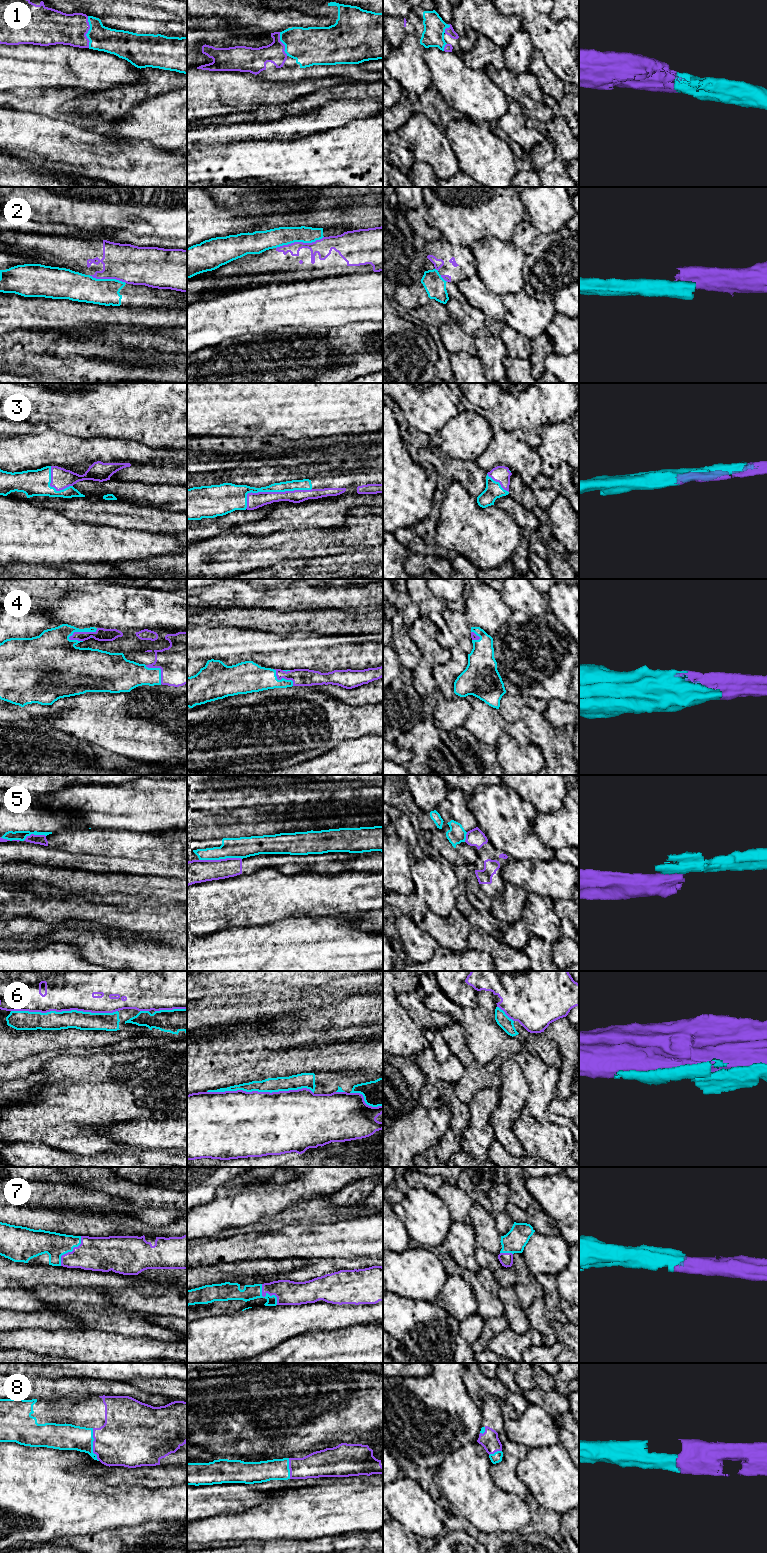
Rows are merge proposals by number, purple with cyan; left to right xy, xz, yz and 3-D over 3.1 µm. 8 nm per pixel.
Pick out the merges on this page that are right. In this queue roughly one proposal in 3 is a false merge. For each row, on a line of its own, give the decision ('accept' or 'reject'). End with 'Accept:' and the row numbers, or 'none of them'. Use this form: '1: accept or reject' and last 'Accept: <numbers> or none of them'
1: accept
2: reject
3: accept
4: accept
5: reject
6: reject
7: accept
8: accept
Accept: 1, 3, 4, 7, 8

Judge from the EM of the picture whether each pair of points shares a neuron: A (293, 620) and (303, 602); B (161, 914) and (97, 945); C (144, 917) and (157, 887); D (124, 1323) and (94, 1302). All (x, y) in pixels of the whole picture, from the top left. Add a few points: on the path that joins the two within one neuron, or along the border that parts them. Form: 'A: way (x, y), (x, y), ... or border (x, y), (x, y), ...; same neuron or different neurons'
A: border (275, 609), (280, 611), (321, 610); different neurons
B: border (161, 932), (137, 933); different neurons
C: border (175, 901), (145, 902); different neurons
D: way (117, 1320), (101, 1309); same neuron

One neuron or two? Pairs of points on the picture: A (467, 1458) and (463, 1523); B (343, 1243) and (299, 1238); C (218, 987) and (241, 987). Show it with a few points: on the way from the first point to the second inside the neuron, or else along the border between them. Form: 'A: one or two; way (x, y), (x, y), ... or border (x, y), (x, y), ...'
A: two; border (458, 1513), (479, 1530)
B: one; way (332, 1241), (310, 1241)
C: one; way (224, 987), (235, 987)

